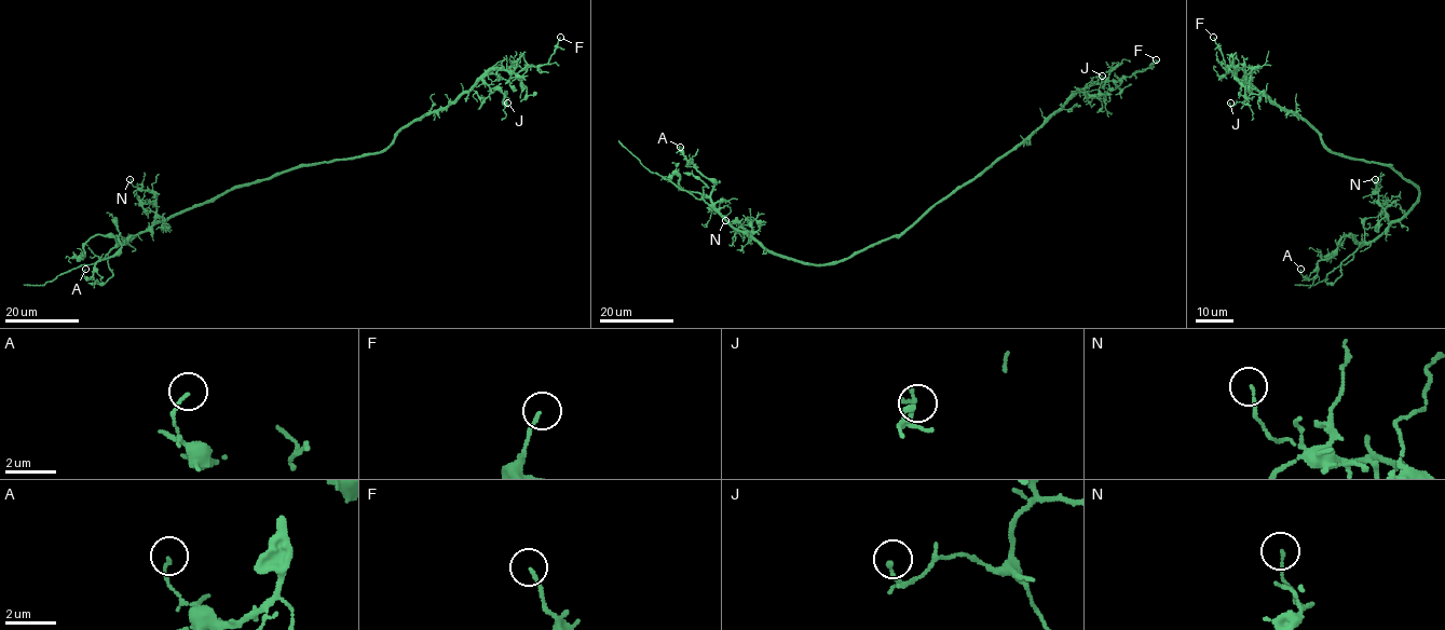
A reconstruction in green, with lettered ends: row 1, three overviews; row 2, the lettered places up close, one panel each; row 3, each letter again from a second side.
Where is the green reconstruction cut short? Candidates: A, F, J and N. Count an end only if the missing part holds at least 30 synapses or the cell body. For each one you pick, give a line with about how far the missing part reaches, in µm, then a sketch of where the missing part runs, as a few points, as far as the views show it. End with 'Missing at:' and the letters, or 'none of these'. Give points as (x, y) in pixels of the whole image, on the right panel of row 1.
Missing at: none of these

